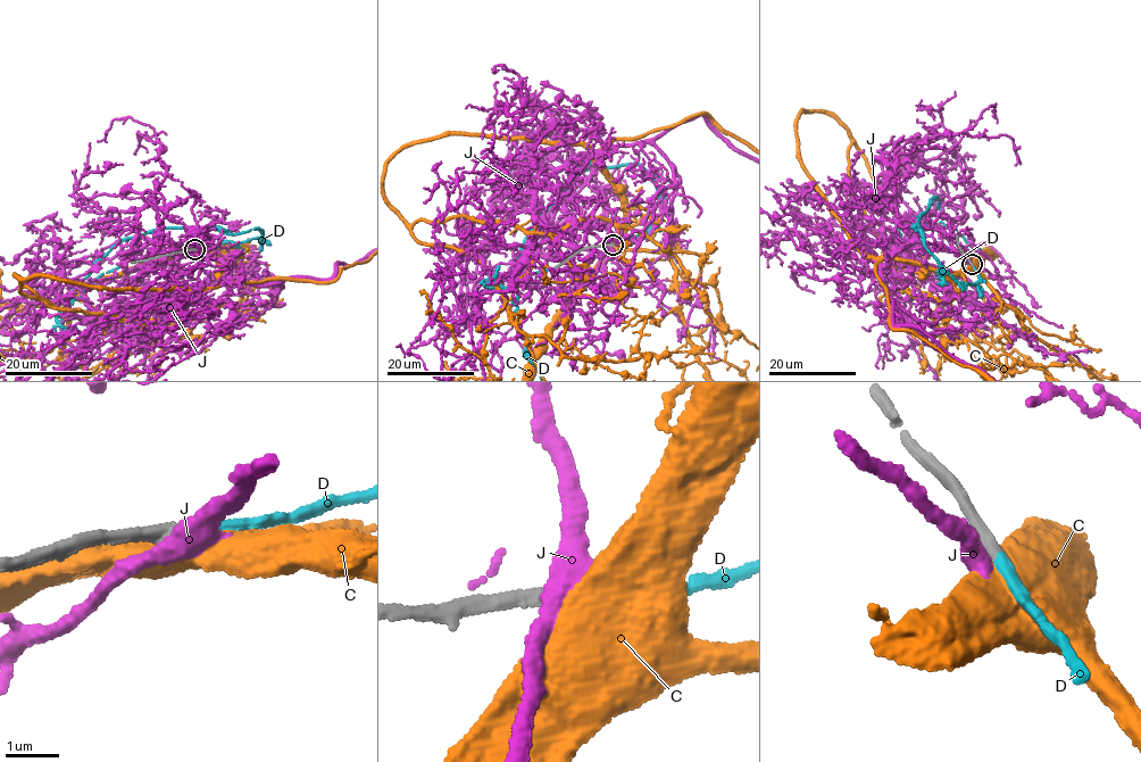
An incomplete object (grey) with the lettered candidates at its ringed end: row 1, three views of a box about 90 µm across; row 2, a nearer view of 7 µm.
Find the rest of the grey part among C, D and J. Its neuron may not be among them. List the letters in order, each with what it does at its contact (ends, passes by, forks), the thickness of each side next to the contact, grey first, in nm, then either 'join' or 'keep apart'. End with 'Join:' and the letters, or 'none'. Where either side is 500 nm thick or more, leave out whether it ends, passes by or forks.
C: 320 nm thick on the grey side, 800 nm on the other; keep apart
D: it ends there; 320 nm thick on the grey side, 200 nm on the other; join
J: it passes by; 340 nm thick on the grey side, 420 nm on the other; keep apart
Join: D

